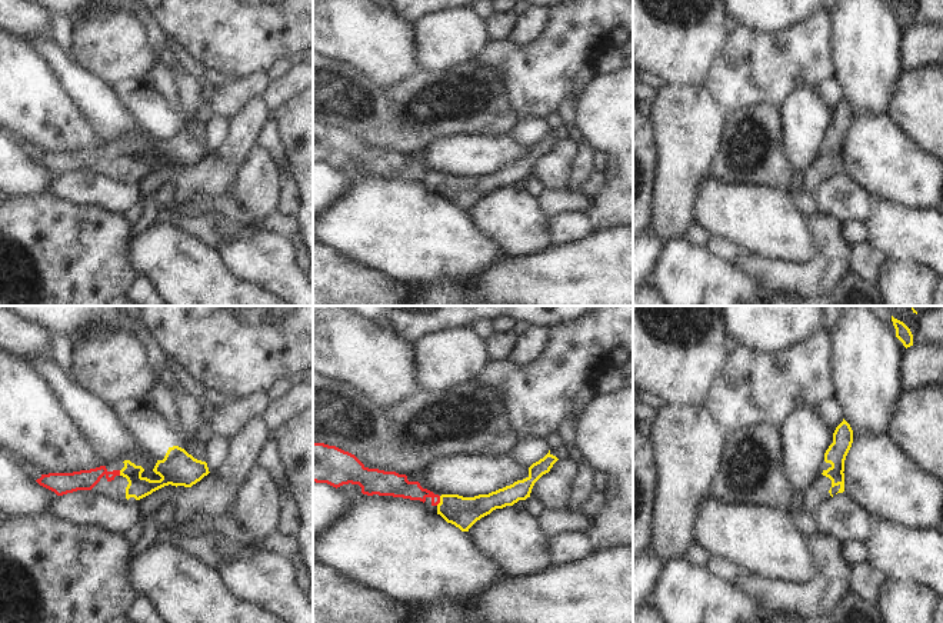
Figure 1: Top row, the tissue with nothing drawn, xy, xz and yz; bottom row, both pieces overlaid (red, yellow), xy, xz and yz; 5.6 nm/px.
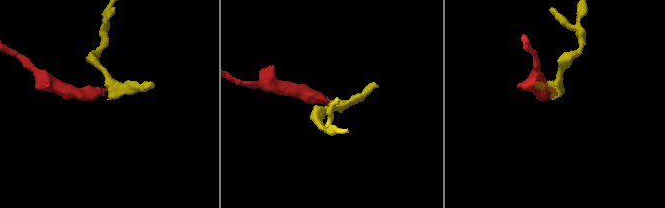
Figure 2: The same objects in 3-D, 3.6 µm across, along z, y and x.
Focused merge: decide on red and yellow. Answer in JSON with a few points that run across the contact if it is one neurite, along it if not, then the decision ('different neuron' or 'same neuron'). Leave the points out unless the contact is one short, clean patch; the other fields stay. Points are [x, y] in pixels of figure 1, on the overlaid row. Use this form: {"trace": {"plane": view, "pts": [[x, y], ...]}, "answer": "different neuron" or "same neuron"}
{"trace": {"plane": "xz", "pts": [[397, 485], [439, 500], [463, 512]]}, "answer": "same neuron"}

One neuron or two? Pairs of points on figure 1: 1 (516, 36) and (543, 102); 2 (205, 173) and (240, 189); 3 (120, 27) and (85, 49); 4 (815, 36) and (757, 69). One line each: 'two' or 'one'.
1: two
2: two
3: one
4: one

